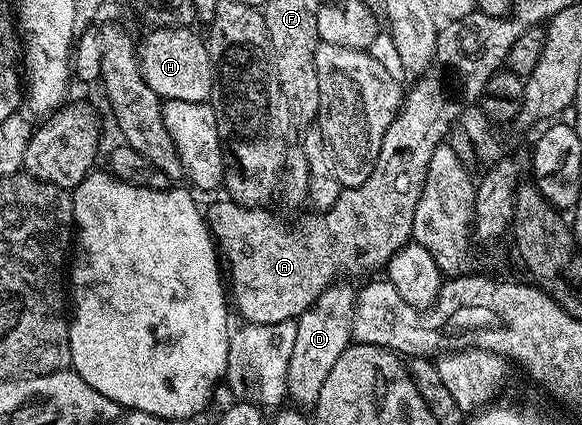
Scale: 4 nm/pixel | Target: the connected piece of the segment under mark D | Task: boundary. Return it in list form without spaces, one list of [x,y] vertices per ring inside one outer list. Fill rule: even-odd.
[[[335,285],[328,288],[303,315],[298,316],[296,325],[296,345],[288,364],[287,389],[289,398],[294,398],[293,406],[298,409],[312,409],[320,397],[320,385],[332,373],[332,365],[340,358],[340,353],[352,342],[352,321],[356,302],[355,288]]]

